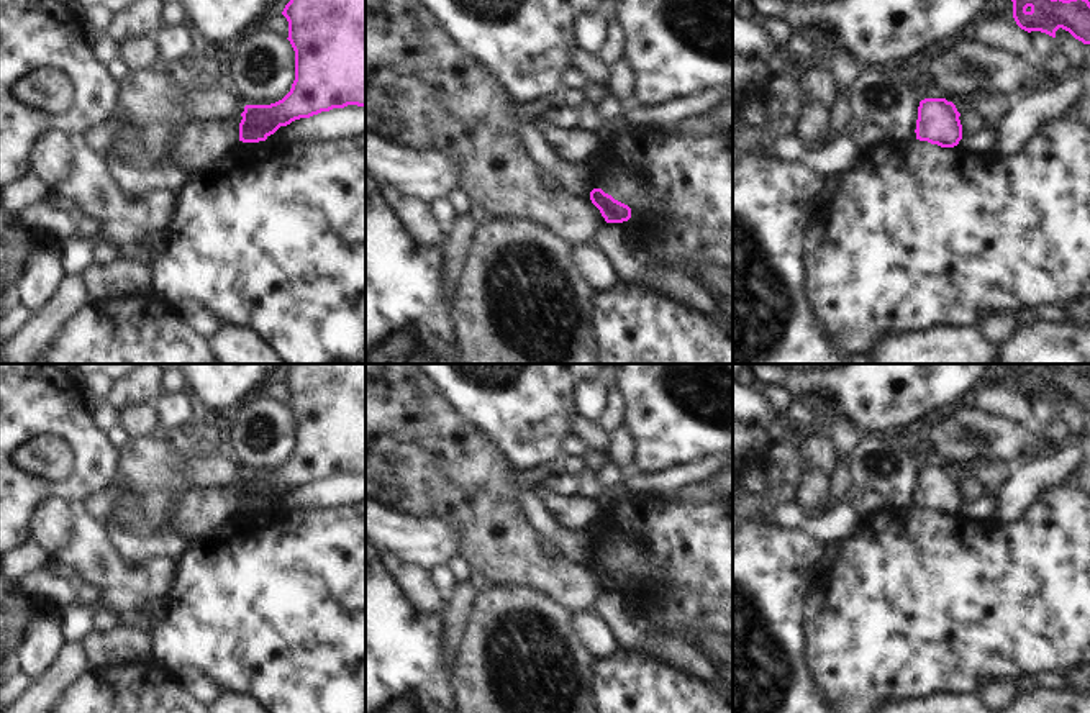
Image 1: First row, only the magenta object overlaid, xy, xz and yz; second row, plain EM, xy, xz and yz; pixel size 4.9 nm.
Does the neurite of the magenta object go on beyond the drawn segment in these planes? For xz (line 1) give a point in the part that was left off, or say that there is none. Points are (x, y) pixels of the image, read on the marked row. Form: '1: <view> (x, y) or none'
1: none

